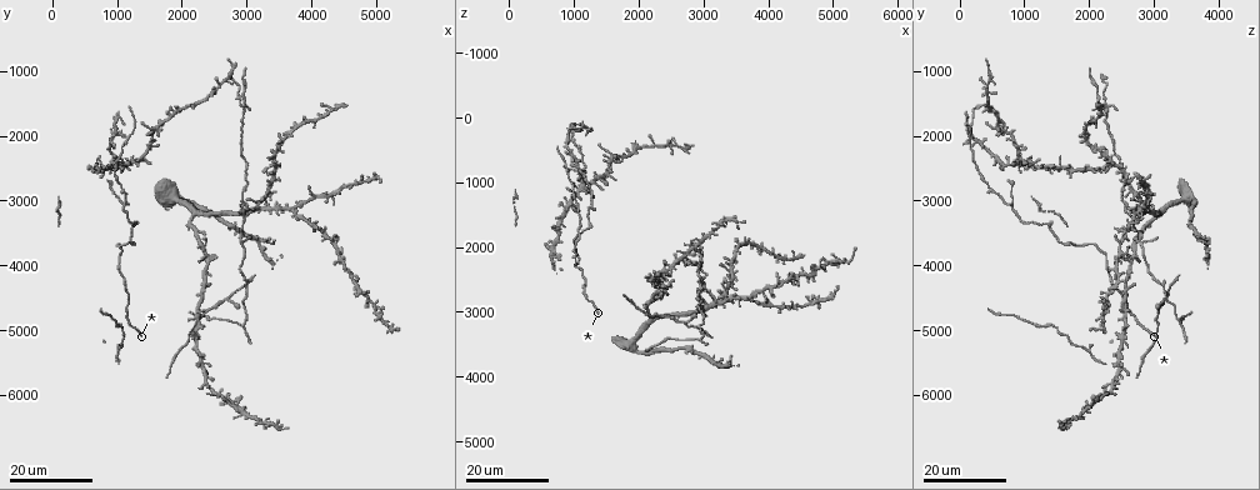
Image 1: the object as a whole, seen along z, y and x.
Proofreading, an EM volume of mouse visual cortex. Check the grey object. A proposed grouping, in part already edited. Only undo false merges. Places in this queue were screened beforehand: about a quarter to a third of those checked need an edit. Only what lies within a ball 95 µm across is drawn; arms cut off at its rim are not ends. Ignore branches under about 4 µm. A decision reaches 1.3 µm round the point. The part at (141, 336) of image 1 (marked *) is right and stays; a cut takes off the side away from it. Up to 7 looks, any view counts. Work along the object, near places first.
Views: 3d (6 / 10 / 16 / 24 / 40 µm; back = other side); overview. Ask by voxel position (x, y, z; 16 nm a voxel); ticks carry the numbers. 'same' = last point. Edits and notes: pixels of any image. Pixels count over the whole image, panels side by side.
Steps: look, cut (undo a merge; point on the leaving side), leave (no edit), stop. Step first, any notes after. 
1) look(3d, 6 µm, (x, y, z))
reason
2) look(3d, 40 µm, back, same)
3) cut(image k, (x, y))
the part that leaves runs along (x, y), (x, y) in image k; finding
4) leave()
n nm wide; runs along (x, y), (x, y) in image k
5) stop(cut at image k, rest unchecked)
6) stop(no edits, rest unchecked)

look(3d, 16 µm, (700, 2500, 1700))

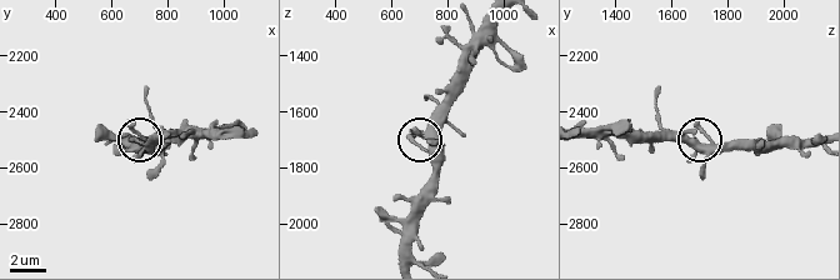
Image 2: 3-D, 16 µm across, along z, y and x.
look(3d, 6 µm, (710, 2530, 1690))
closer look

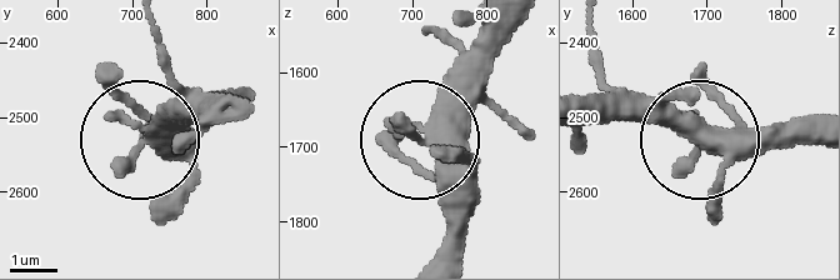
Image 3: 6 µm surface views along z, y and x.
leave()
runs along (518, 26), (426, 134), (446, 253) in image 3; one neuron here

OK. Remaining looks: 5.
look(3d, 24 µm, (1150, 2050, 150))
four-way junction

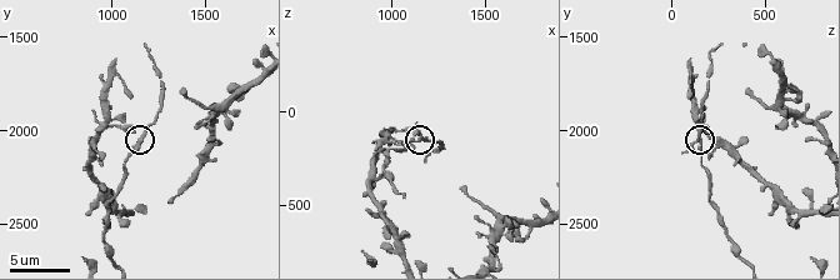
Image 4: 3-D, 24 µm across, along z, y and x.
look(3d, 10 µm, (1160, 2060, 140))

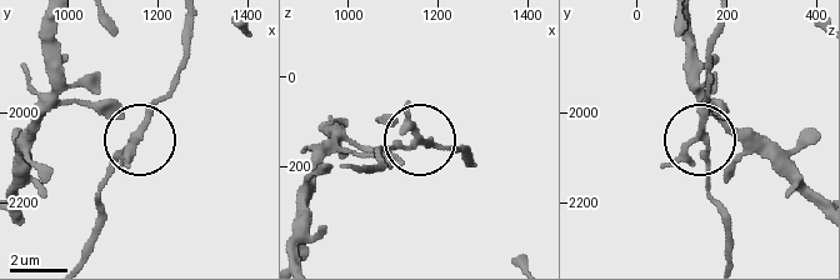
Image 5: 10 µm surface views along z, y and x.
cut(image 5, (124, 161))
190 nm wide; the part that leaves runs along (140, 131), (179, 70), (184, 26) in image 5; a second neuron is stuck on

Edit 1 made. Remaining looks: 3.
look(3d, 16 µm, (3050, 3200, 2900))
three-way junction

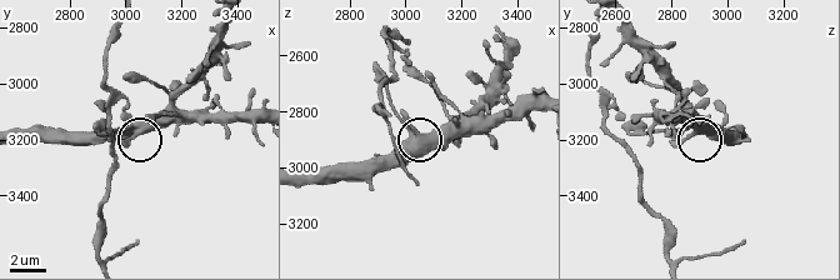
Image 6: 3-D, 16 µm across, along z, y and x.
look(3d, 10 µm, (3010, 3180, 2840))

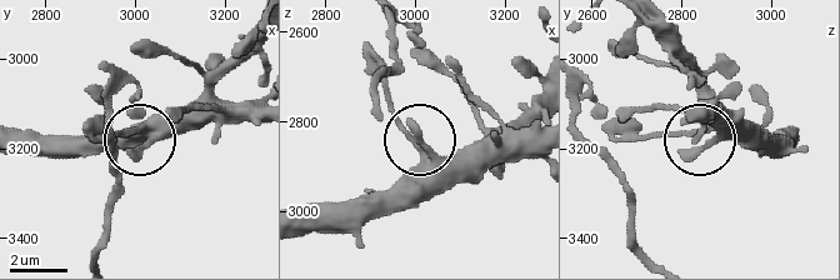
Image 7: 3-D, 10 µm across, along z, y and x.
leave()
side arm 59 µm; all the same neuron

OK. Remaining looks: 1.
stop(cut at image 5, rest unchecked)

